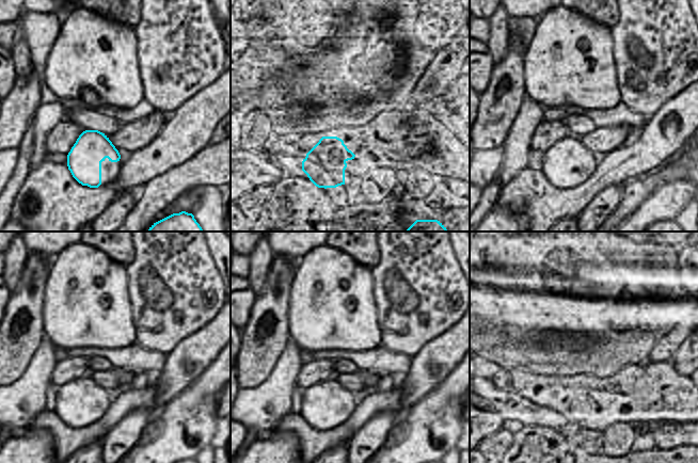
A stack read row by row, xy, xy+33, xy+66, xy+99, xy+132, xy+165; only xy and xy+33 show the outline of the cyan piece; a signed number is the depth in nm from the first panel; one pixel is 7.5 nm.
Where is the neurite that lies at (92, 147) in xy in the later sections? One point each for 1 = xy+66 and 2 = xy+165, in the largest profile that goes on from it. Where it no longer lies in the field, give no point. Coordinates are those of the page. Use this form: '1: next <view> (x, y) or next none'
1: next xy+66 (564, 163)
2: next xy+165 (559, 406)

